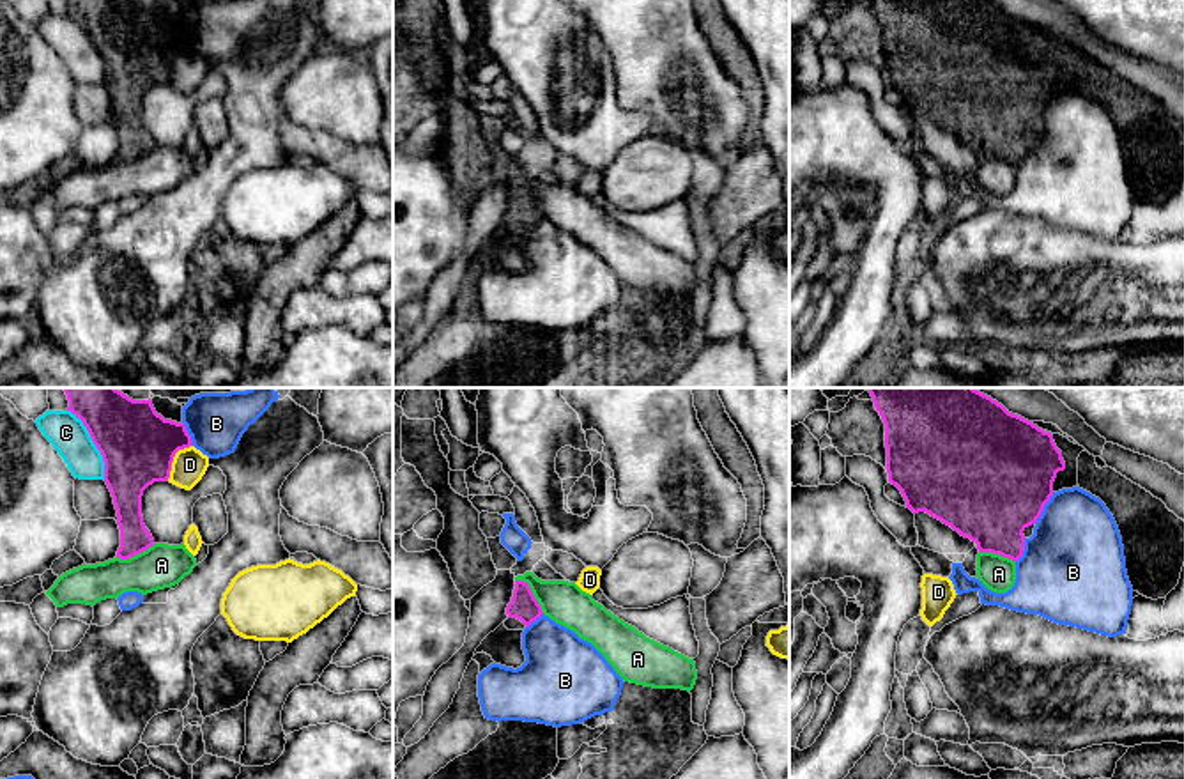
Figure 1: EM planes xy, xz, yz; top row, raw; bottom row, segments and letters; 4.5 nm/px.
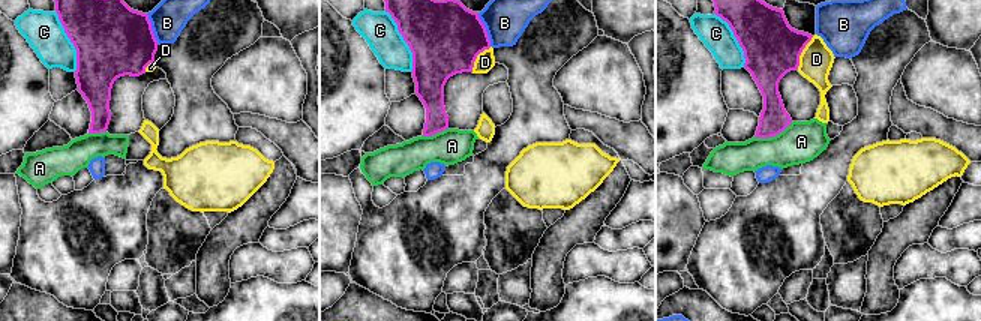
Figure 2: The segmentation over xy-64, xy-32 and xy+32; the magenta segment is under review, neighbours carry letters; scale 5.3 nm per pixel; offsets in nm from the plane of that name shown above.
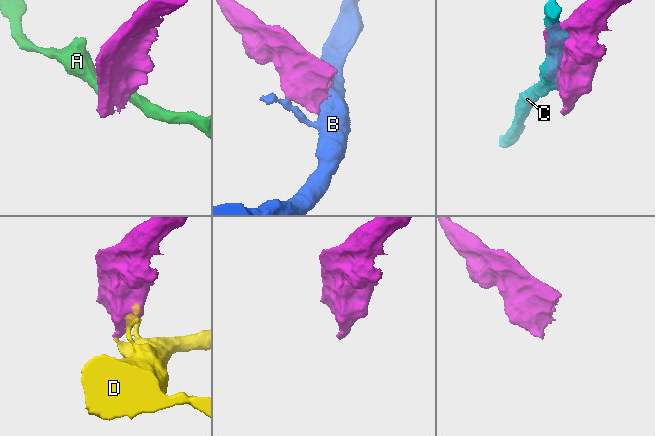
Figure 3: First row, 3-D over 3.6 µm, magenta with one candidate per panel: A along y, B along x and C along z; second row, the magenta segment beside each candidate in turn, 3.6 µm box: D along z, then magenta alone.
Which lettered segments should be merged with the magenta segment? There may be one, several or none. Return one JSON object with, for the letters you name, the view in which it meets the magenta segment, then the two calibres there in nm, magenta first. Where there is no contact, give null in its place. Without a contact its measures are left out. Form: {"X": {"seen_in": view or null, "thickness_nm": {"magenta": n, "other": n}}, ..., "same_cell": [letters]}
{"same_cell": []}

